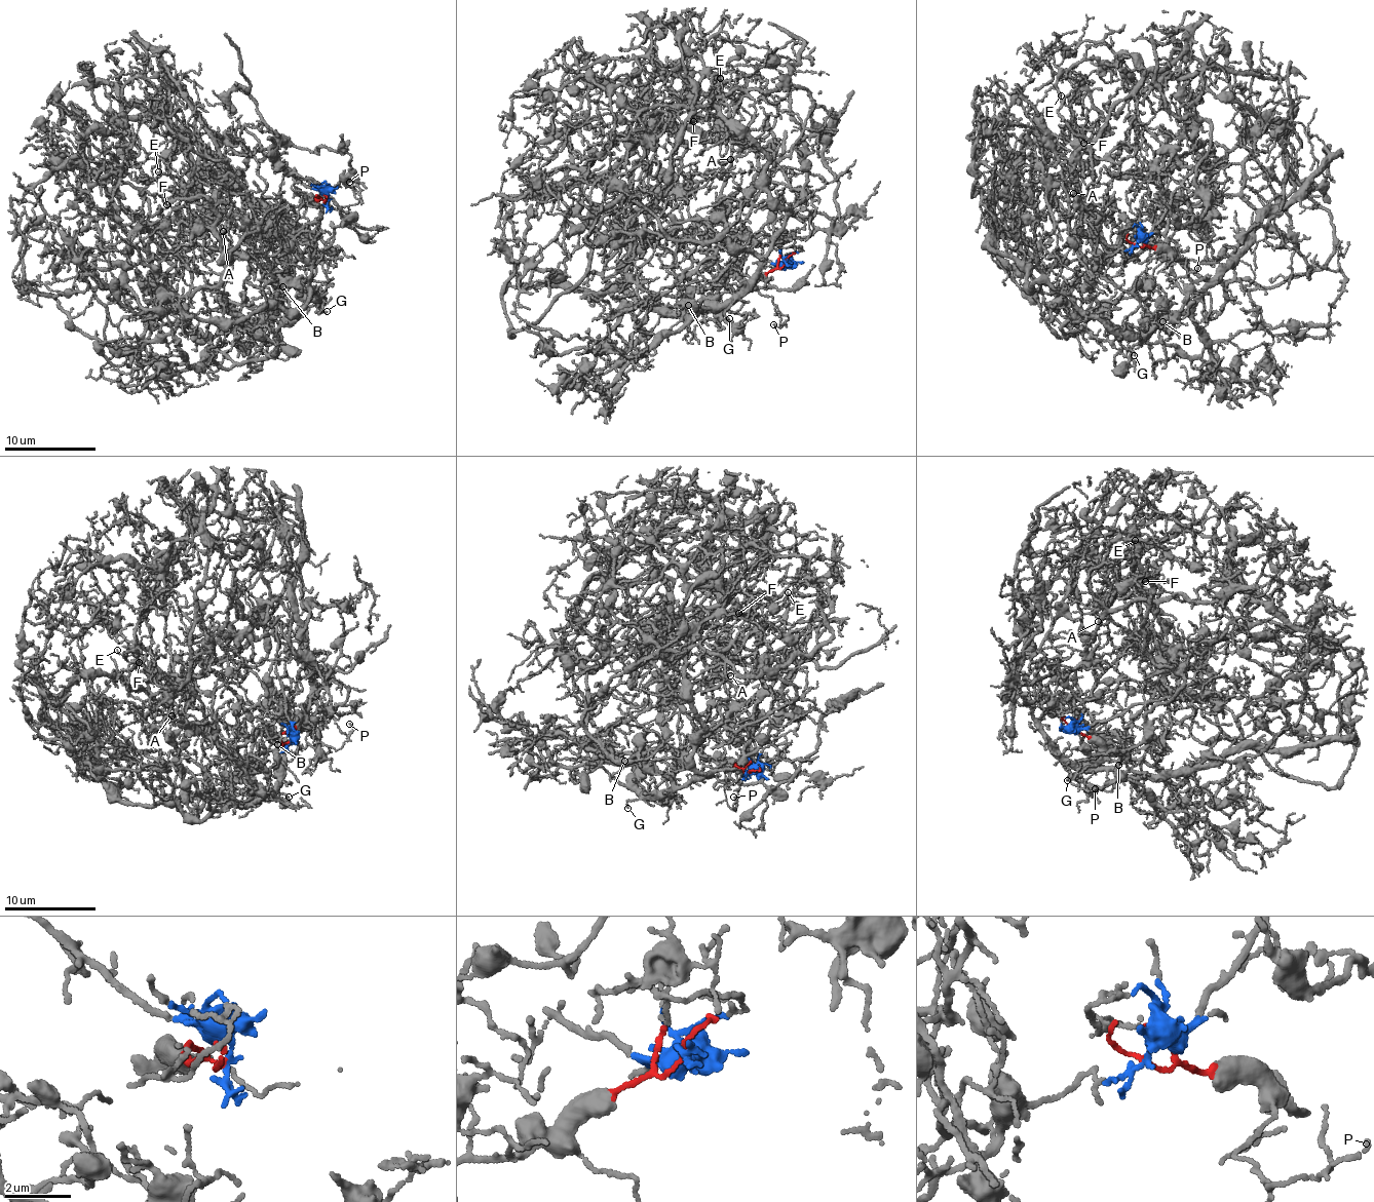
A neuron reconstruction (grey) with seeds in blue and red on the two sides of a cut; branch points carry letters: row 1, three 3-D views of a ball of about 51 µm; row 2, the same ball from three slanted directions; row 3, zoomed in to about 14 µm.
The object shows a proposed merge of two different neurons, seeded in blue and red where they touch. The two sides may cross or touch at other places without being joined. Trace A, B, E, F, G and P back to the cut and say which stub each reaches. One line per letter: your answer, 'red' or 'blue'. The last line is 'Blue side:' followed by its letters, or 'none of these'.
A: blue
B: red
E: blue
F: blue
G: red
P: red
Blue side: A, E, F

